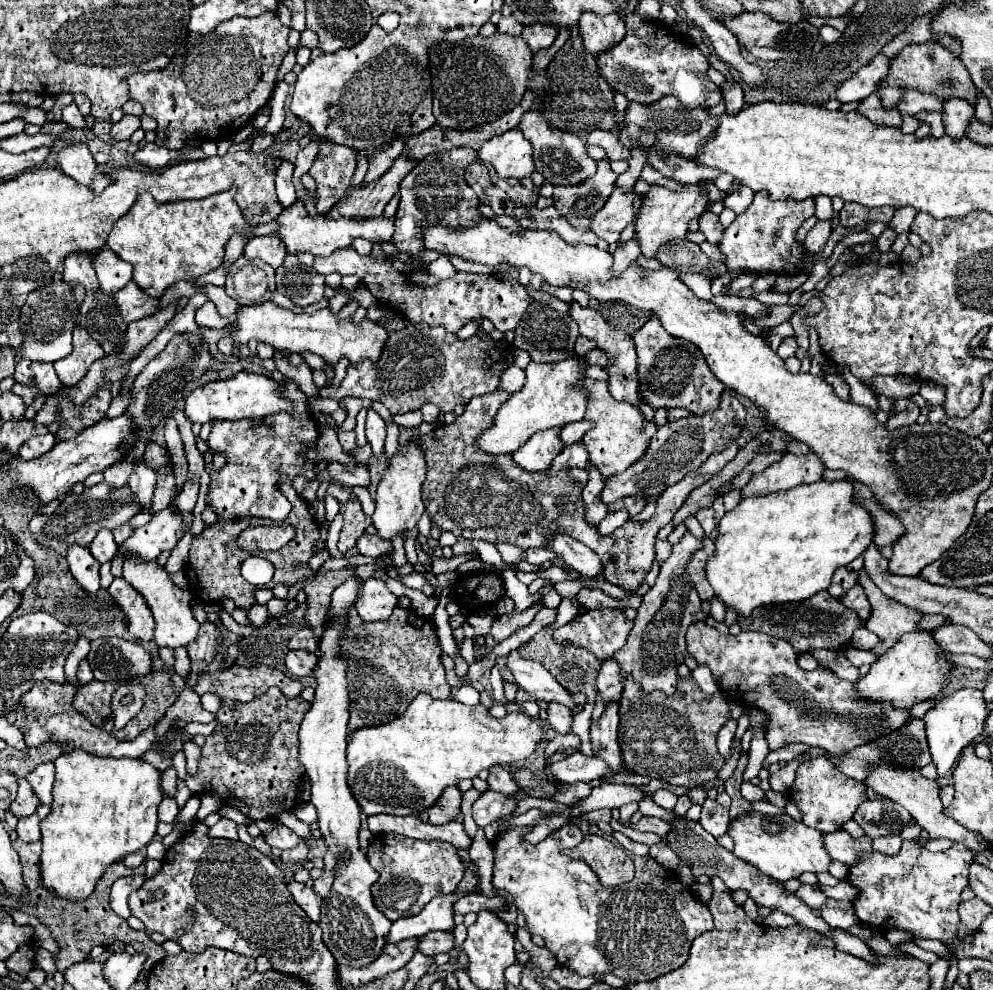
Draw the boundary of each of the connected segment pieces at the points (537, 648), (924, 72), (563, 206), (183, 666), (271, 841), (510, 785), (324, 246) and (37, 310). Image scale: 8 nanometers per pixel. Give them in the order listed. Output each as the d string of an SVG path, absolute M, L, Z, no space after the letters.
M542 629L536 637L532 637L530 643L526 643L520 649L520 655L526 659L542 663L556 677L556 681L562 687L566 687L570 693L584 693L588 697L588 701L594 703L594 697L596 697L594 681L596 681L596 675L598 675L598 669L602 663L596 657L590 657L590 653L586 653L586 649L570 649L570 645L558 645L552 639L552 631Z
M920 43L920 45L904 47L892 59L890 71L884 77L882 85L878 87L878 95L882 97L884 107L896 107L902 99L902 91L906 91L906 89L936 93L940 99L964 97L966 101L970 101L970 105L976 105L976 85L972 83L964 63L938 43Z
M598 161L594 177L578 185L554 185L554 207L574 227L588 229L590 217L606 203L616 187L616 173L610 169L610 161Z
M178 647L174 649L175 671L186 680L189 677L191 671L191 661L188 656L186 647Z
M284 825L274 827L272 831L264 833L262 837L264 837L264 841L266 841L270 847L276 847L276 849L282 849L282 851L284 851L286 847L296 847L298 841L300 841L300 837L298 837L292 829L288 829L288 827L284 827Z
M494 765L494 769L490 769L490 777L488 777L488 785L492 791L502 793L502 795L516 795L518 793L518 785L514 783L512 775L502 769L500 765Z
M296 199L294 205L286 207L276 221L280 223L278 235L286 243L288 253L294 253L294 255L300 253L300 251L308 251L316 257L324 257L324 255L330 255L334 249L350 247L352 239L356 239L356 237L368 239L372 243L384 243L384 241L390 241L392 233L394 233L394 219L388 219L384 215L374 217L374 219L356 219L356 217L332 219L332 217L326 217L326 215L310 217L306 207L304 207L304 199Z
M56 281L32 291L20 309L20 319L18 319L20 331L24 335L20 357L42 363L56 363L58 359L68 357L72 353L72 331L78 325L76 315L78 315L78 303L68 283Z

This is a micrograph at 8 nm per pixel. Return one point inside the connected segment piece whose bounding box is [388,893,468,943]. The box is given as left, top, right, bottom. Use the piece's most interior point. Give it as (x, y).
(437, 916)

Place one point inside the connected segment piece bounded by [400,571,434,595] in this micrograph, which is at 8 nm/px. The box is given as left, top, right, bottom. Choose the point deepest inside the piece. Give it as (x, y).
(415, 580)

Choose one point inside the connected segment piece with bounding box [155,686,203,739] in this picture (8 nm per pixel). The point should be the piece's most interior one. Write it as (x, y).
(183, 708)

